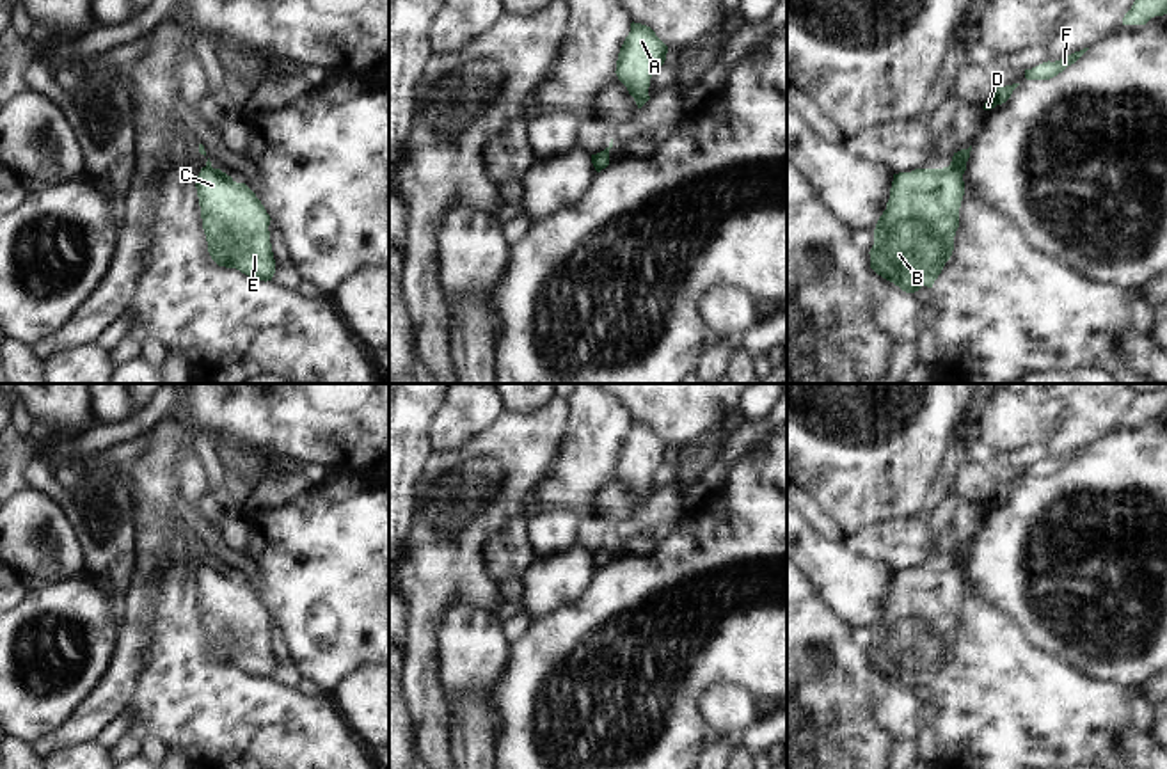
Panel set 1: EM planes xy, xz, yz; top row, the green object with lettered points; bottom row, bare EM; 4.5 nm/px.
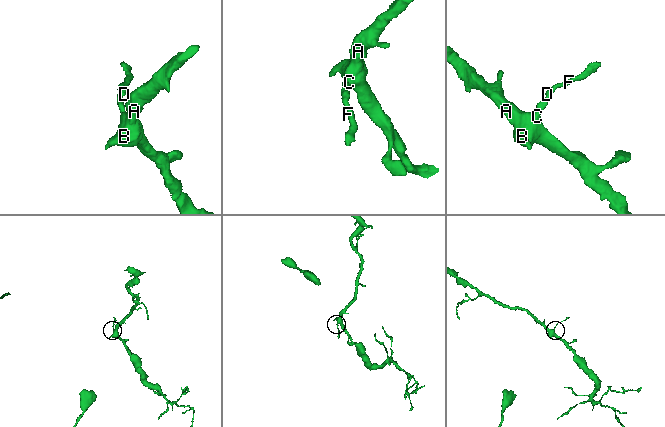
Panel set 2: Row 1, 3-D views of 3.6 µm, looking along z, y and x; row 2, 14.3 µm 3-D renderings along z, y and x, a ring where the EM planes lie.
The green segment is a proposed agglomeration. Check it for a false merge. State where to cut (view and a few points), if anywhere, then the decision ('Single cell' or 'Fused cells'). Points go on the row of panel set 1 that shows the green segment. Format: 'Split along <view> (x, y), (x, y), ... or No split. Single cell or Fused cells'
No split. Single cell.

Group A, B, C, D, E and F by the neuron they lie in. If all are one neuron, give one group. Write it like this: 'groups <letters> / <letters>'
groups A B C D E F

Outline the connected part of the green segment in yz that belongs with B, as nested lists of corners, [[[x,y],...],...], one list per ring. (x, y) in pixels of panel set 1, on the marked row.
[[[970,151],[954,153],[943,169],[893,174],[869,254],[870,268],[906,293],[933,288],[952,256]]]

